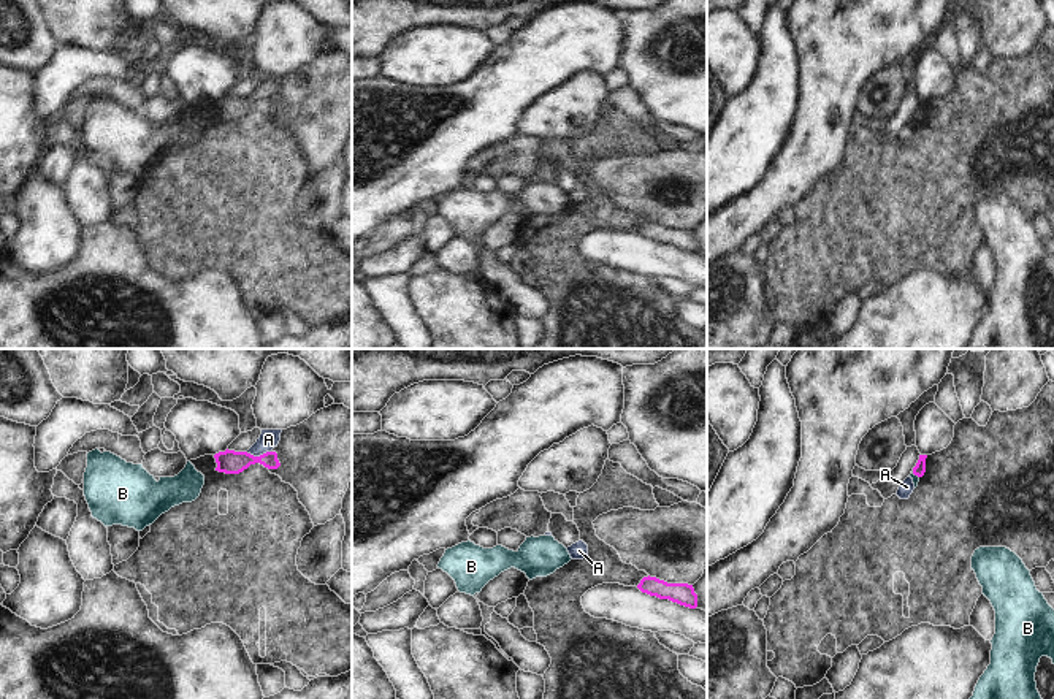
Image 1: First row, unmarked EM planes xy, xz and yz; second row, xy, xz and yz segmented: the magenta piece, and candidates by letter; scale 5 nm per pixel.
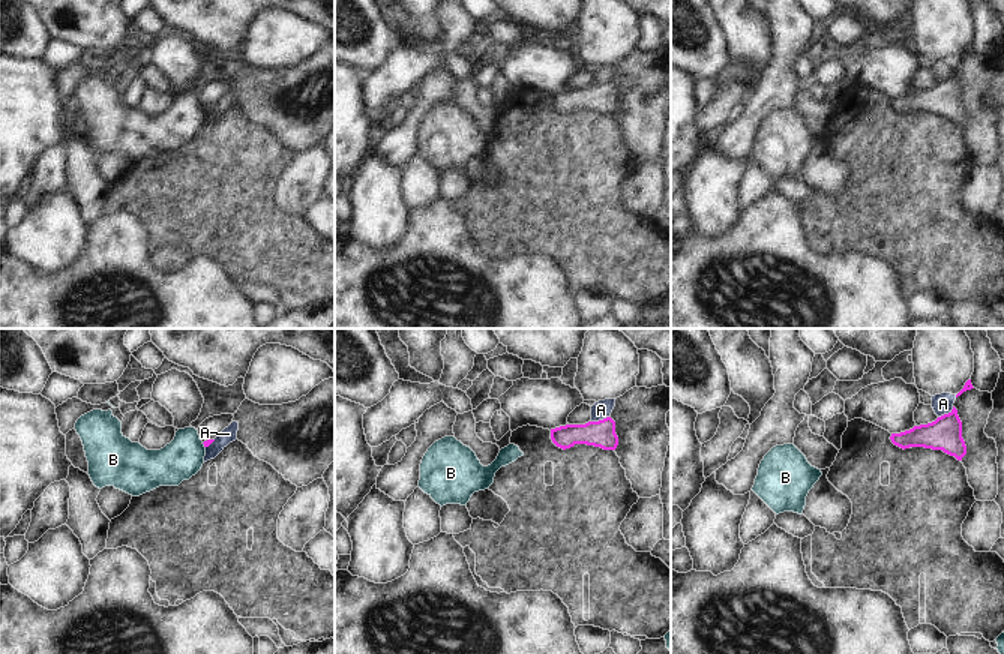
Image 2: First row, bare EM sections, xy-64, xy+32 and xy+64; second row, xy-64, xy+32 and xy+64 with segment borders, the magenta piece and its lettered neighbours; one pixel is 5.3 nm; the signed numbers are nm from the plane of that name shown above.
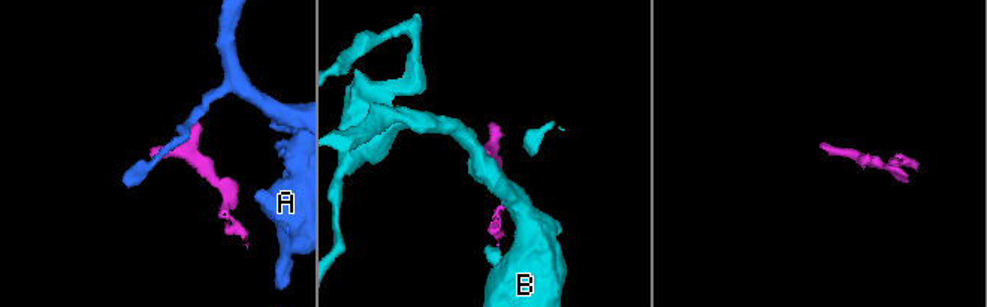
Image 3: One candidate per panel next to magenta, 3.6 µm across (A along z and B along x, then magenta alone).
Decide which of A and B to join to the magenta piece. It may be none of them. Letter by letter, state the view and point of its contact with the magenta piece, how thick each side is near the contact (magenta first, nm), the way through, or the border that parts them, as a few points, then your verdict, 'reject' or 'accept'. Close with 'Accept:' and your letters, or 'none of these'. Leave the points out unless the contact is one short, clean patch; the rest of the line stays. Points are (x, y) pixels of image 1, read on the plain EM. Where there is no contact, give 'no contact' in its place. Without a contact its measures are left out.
A: contact xy (257, 102); calibres 120 and 100 nm; reject
B: contact yz (915, 119); calibres 60 and 30 nm; border yz (912, 116), (918, 122); reject
Accept: none of these

